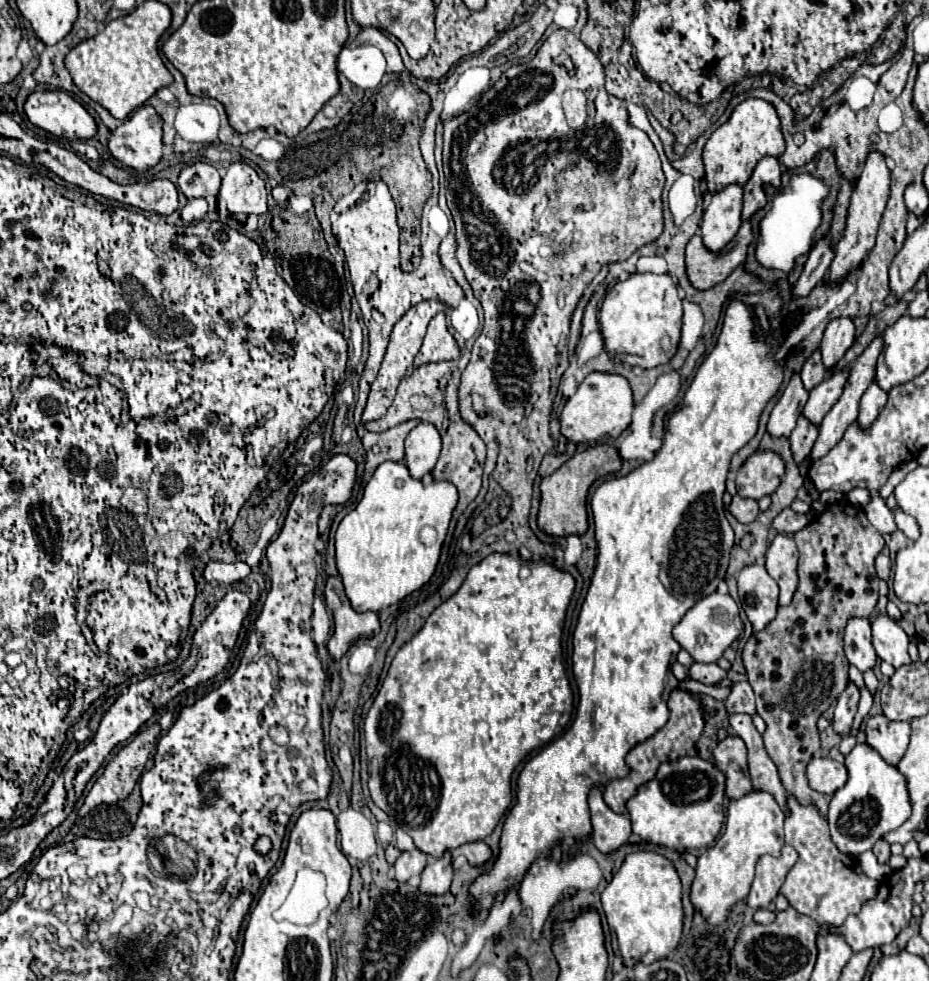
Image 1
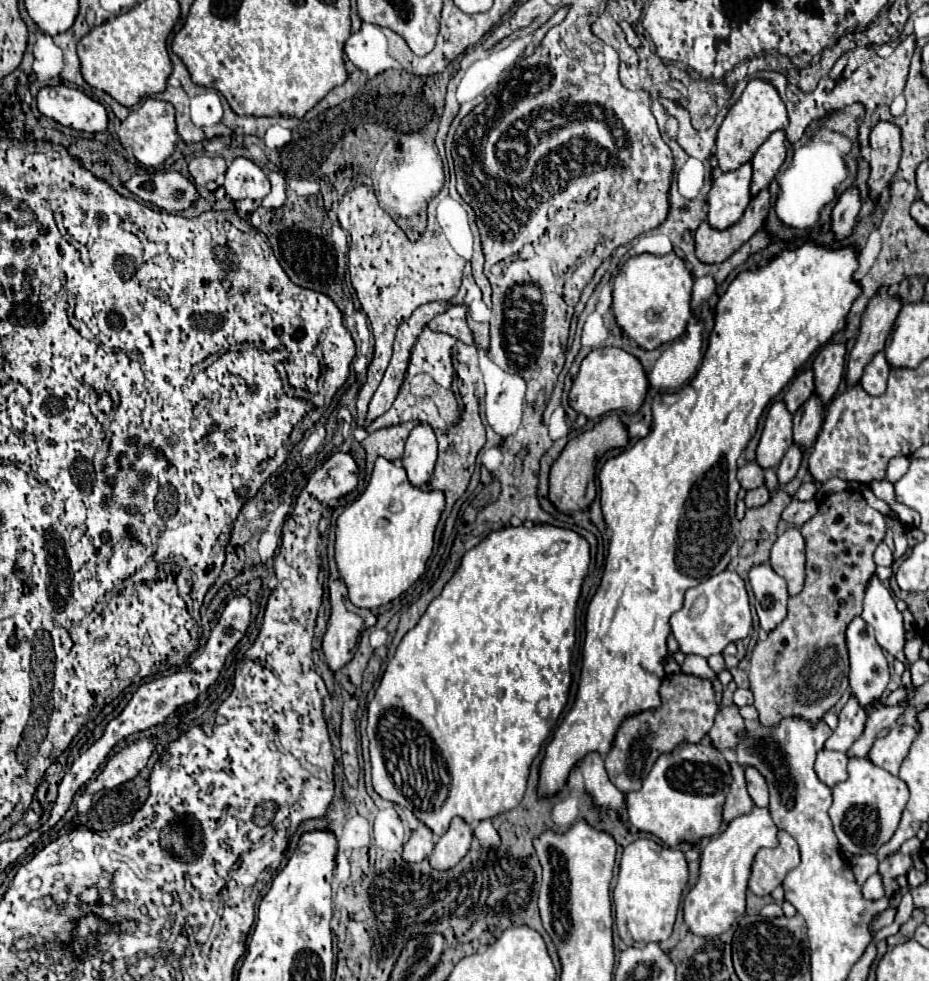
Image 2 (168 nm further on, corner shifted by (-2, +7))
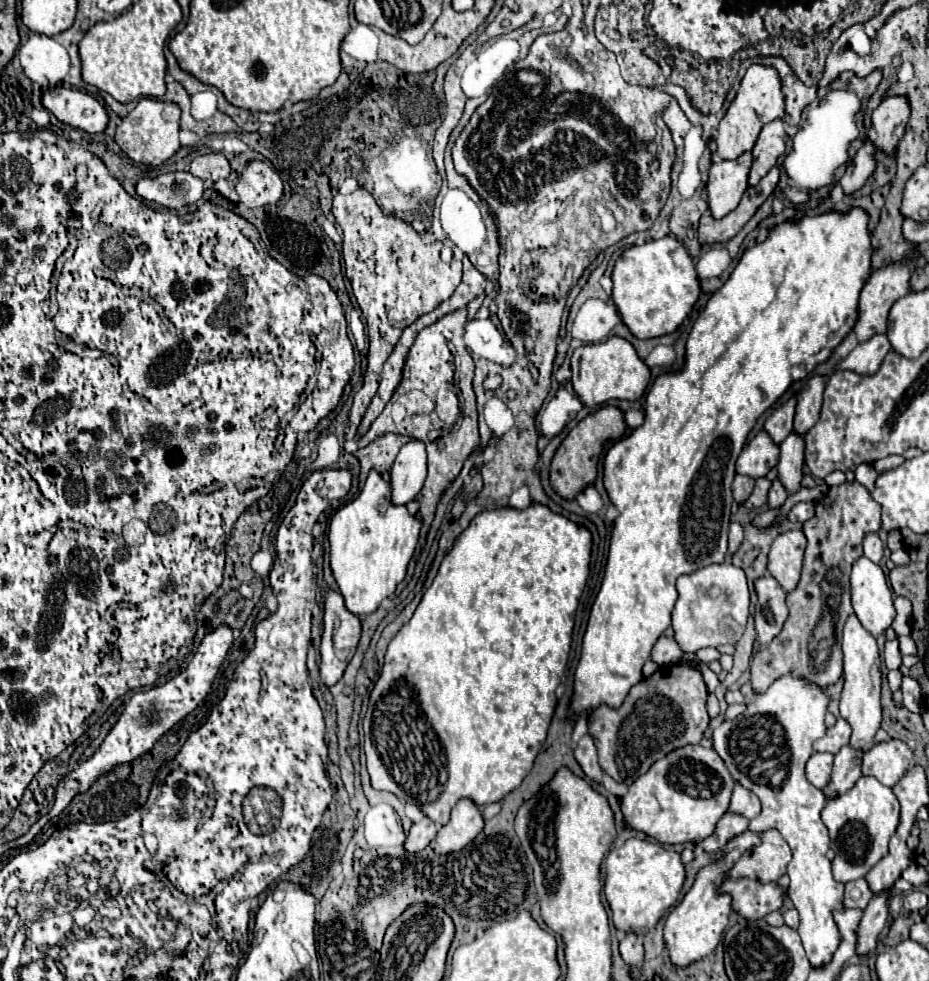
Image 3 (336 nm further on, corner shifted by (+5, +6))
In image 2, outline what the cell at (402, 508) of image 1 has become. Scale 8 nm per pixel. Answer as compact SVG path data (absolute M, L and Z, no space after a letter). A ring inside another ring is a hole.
M385 457L375 461L363 495L337 517L335 561L355 607L377 609L399 597L425 573L443 509L445 491L411 485L399 463ZM393 501L403 505L399 513L389 509Z

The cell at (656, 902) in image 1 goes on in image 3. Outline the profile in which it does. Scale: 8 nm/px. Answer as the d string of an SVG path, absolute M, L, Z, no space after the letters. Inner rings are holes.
M630 838L620 848L610 850L606 858L604 894L612 910L612 922L622 932L642 932L656 926L666 908L672 908L684 884L684 866L680 854L654 842Z

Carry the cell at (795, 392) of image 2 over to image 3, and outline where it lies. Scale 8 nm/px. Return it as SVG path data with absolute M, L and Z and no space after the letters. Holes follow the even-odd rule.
M790 398L784 406L780 406L778 410L772 412L772 416L766 420L764 430L768 432L770 440L780 446L784 442L784 438L792 432L792 418L794 418L794 406L796 406L796 398Z

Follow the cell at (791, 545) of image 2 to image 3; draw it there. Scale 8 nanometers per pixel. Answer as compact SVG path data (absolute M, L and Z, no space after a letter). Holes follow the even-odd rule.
M802 530L782 532L768 554L768 572L778 580L778 584L790 592L800 582L802 558L806 548L806 536Z

